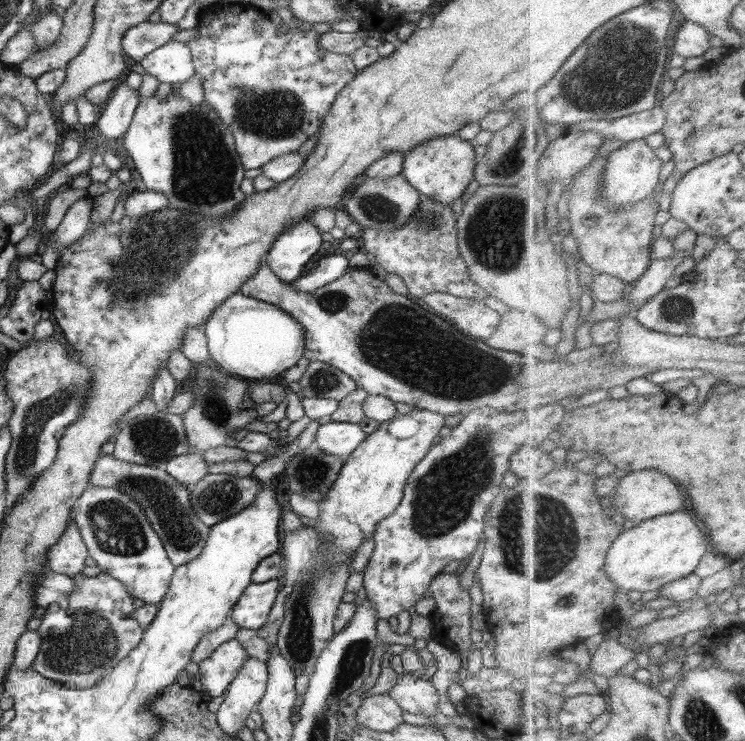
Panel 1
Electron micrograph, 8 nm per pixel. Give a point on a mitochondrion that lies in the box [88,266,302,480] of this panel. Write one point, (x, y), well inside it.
(154, 440)

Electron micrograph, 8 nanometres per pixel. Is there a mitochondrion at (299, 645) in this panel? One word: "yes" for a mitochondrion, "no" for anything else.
yes

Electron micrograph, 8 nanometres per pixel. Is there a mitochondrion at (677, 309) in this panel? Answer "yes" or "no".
yes

